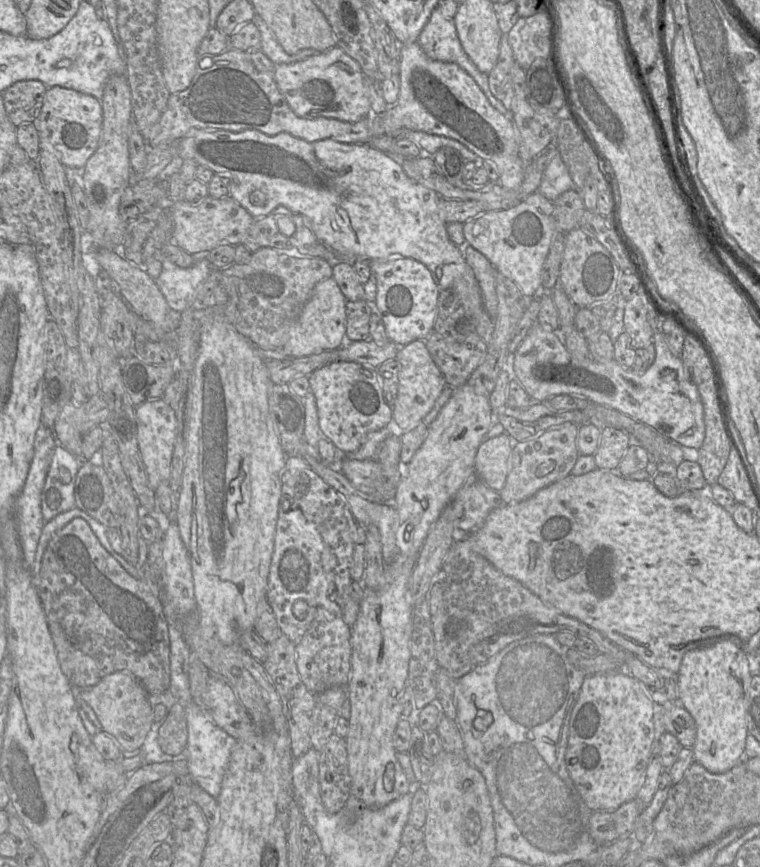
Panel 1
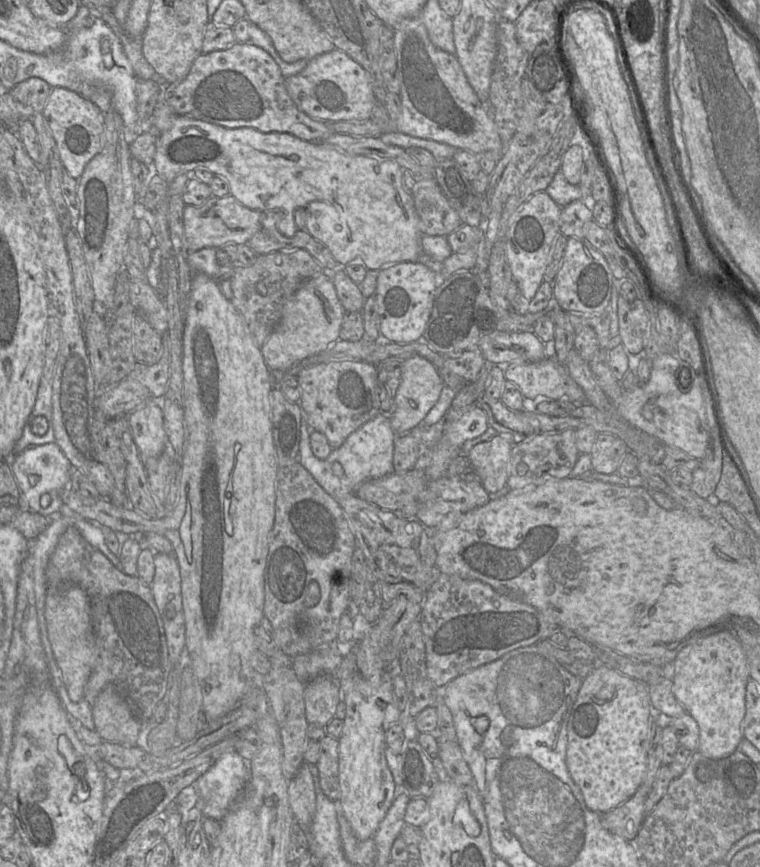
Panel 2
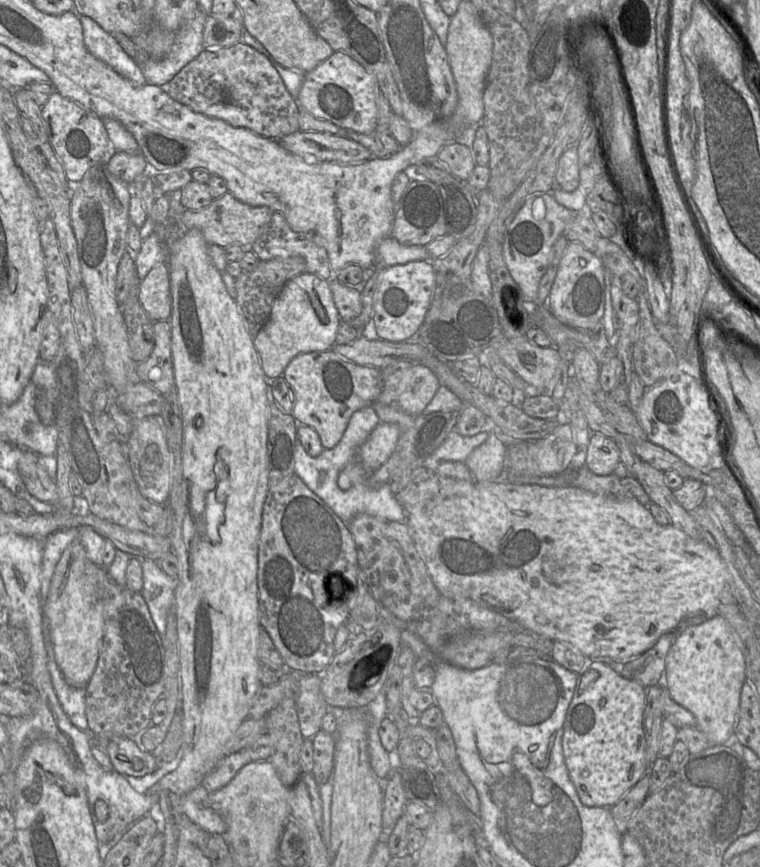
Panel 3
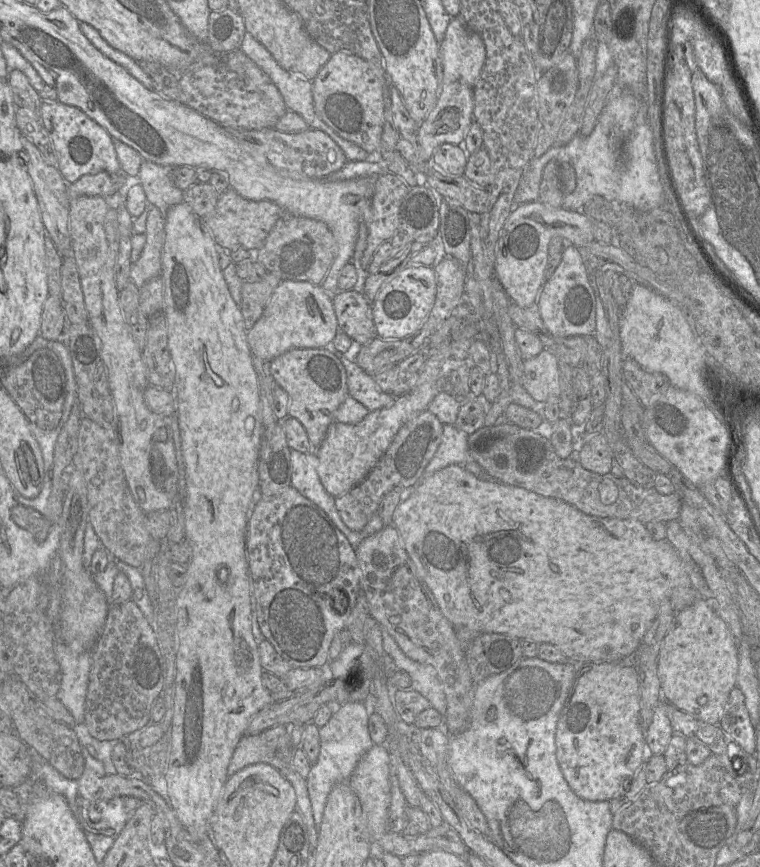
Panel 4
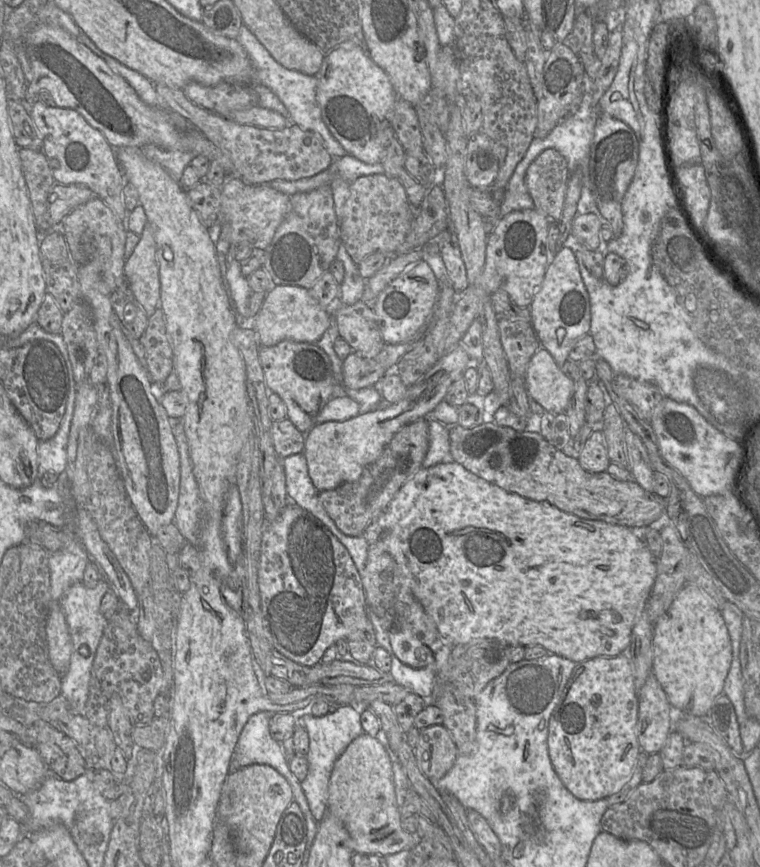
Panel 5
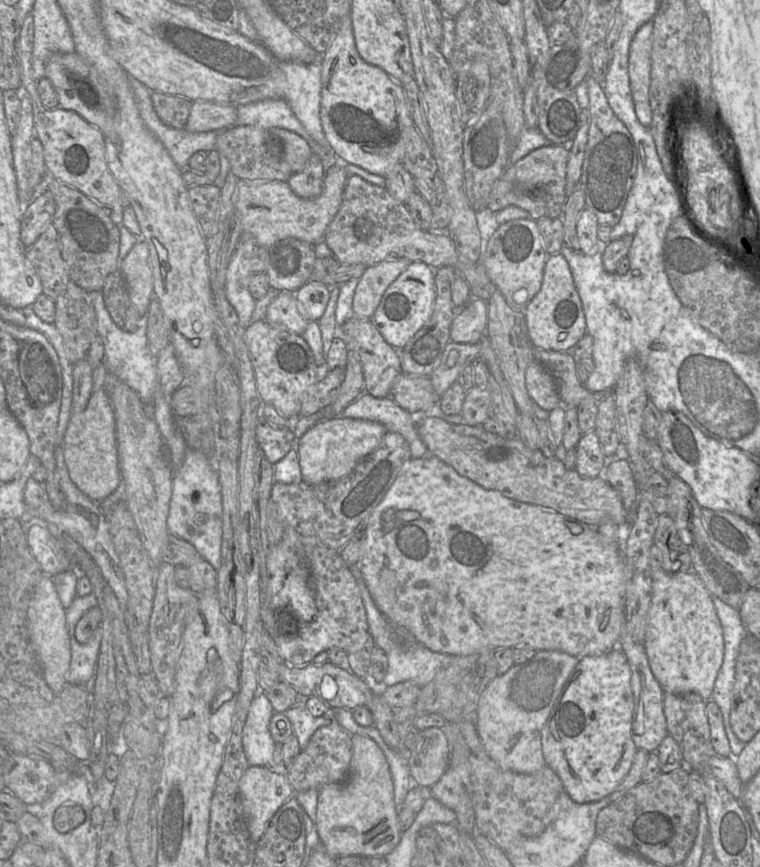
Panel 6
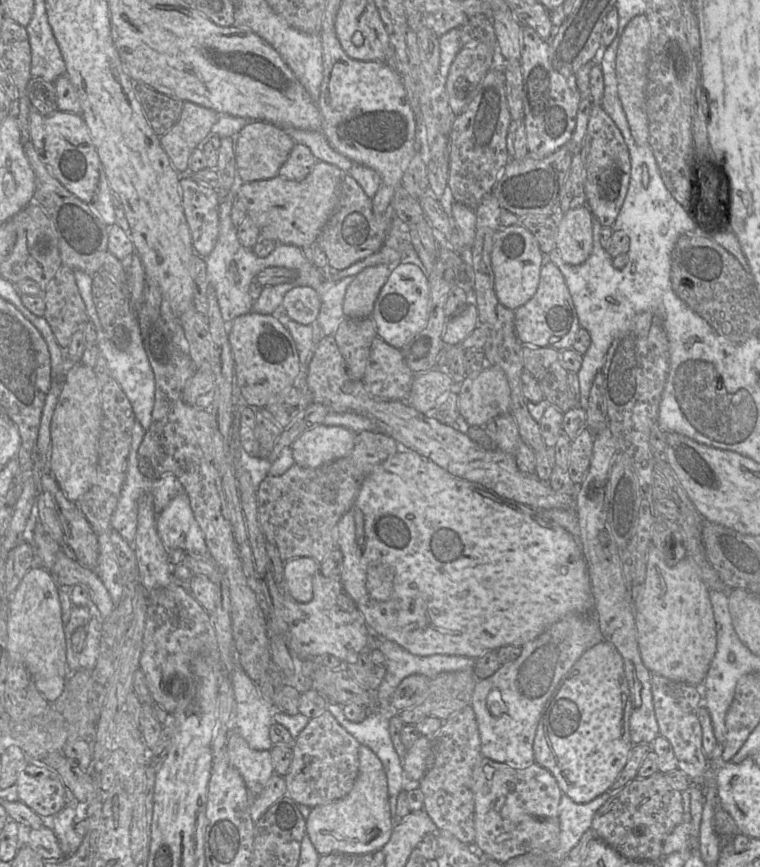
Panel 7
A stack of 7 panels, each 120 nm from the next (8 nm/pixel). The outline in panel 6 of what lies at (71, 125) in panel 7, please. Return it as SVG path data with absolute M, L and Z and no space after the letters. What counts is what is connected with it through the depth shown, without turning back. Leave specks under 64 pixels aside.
M30 11L21 25L17 58L21 85L31 100L34 136L42 144L47 173L86 195L103 208L114 224L122 225L124 209L119 198L120 187L108 168L103 133L72 110L60 107L46 109L41 103L37 91L38 80L34 77L32 67L33 30L33 15Z

